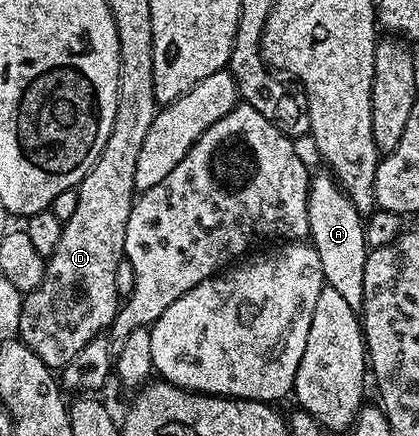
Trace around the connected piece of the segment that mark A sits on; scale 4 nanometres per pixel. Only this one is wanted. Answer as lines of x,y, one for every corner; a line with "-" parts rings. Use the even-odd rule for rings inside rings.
317,172
310,178
308,227
311,245
319,253
325,284
335,289
355,312
363,303
364,266
369,248
365,241
364,218
330,172

